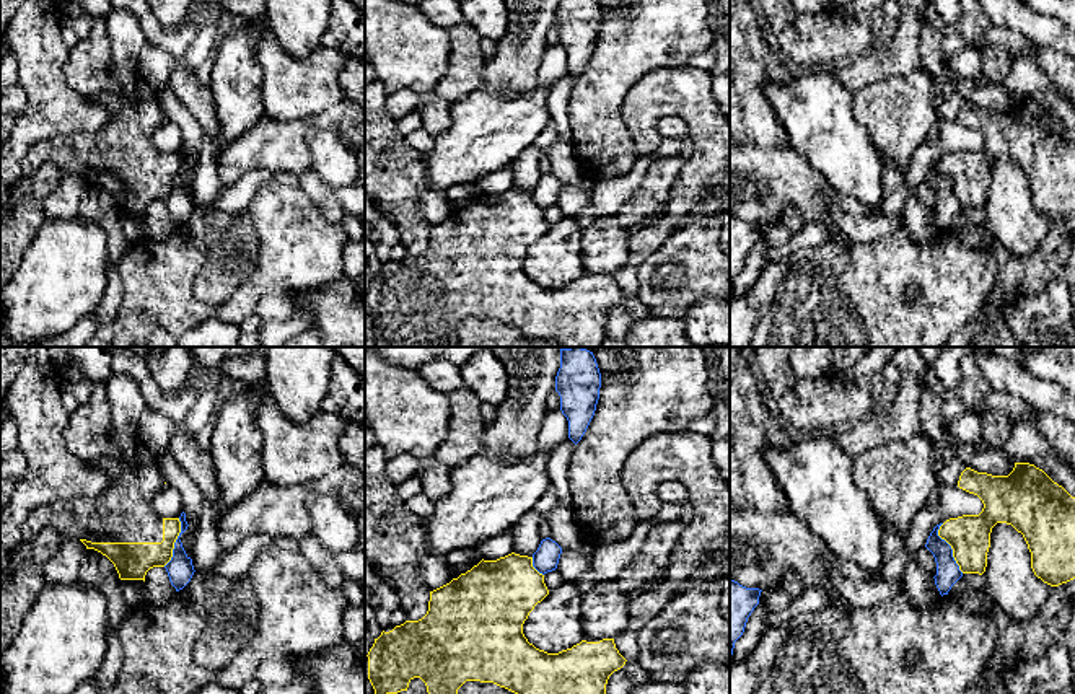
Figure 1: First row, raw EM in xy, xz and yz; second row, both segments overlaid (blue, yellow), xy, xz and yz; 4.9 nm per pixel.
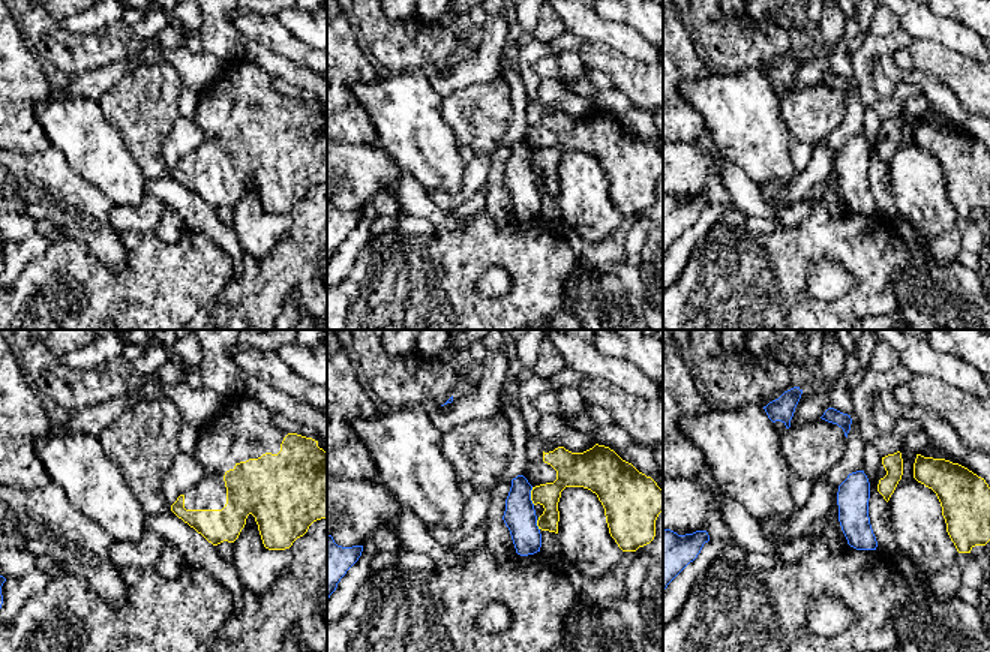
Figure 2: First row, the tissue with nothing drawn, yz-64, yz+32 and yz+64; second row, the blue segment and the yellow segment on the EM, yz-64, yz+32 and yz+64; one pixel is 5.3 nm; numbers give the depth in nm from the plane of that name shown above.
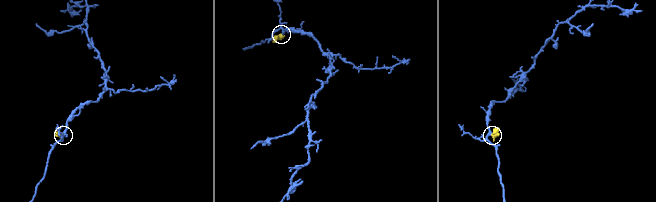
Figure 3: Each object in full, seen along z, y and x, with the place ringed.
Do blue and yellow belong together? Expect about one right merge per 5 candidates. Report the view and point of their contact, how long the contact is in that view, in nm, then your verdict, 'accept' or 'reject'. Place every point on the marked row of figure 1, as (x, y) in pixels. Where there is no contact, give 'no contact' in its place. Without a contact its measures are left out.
meets blue in yz at (950, 548); contact 260 nm long; reject

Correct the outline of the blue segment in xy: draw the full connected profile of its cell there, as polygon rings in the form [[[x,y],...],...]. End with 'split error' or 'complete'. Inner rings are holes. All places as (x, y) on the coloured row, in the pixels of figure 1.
[[[182,512],[181,513],[181,516],[179,516],[179,521],[181,521],[181,533],[179,533],[179,536],[178,536],[178,539],[176,539],[176,542],[174,542],[174,549],[173,549],[173,557],[171,557],[171,560],[165,565],[165,569],[166,569],[166,572],[168,572],[168,577],[169,577],[169,582],[171,582],[171,585],[176,588],[176,591],[179,591],[179,590],[182,590],[189,582],[191,582],[191,578],[192,578],[192,575],[194,575],[194,565],[192,565],[192,559],[186,554],[186,551],[184,551],[184,547],[182,547],[182,542],[181,542],[181,534],[187,529],[187,521],[186,521],[186,513]]] | complete

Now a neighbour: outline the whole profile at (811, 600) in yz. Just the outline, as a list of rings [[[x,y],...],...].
[[[806,588],[795,601],[780,611],[772,611],[766,621],[766,629],[788,624],[800,614],[818,613],[823,608],[832,606],[836,595],[821,588]]]

